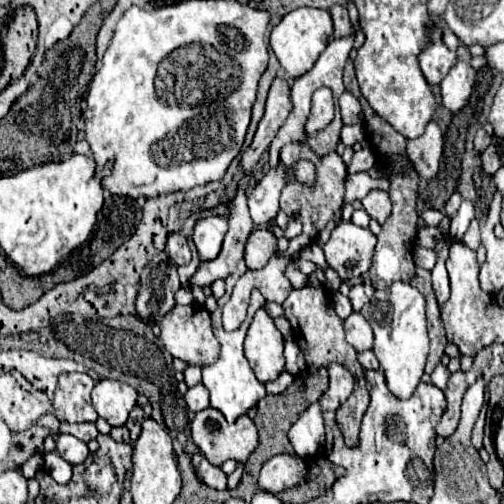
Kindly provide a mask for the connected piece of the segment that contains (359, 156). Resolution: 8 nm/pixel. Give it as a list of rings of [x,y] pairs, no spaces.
[[[363,148],[359,152],[355,152],[353,160],[349,162],[349,174],[355,174],[355,172],[367,172],[369,168],[375,166],[375,154],[369,150],[369,148]]]

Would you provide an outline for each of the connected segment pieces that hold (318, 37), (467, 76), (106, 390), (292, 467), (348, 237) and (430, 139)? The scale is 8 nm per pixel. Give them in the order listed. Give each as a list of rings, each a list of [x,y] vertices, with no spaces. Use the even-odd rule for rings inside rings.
[[[297,8],[283,16],[283,20],[271,30],[271,48],[287,72],[289,80],[295,80],[309,72],[317,62],[319,54],[325,50],[329,38],[333,36],[333,20],[327,10],[319,8]]]
[[[461,44],[457,48],[455,66],[441,82],[443,106],[451,112],[459,112],[467,104],[473,84],[475,84],[475,70],[471,66],[471,54],[469,54],[469,48]]]
[[[99,380],[91,392],[91,404],[111,426],[123,426],[137,404],[137,390],[125,382]]]
[[[277,454],[263,464],[259,474],[259,488],[279,494],[309,480],[307,464],[297,454]]]
[[[343,222],[331,232],[329,242],[323,246],[327,264],[345,280],[361,276],[369,270],[377,238],[351,222]]]
[[[429,122],[423,136],[407,140],[407,154],[415,170],[421,174],[421,180],[428,182],[439,171],[443,157],[445,138],[437,122]]]

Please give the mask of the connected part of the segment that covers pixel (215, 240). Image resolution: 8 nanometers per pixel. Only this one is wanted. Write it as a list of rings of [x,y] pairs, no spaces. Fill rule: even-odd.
[[[219,216],[197,222],[193,230],[193,242],[195,242],[201,262],[209,262],[219,256],[225,232],[227,232],[227,222]]]

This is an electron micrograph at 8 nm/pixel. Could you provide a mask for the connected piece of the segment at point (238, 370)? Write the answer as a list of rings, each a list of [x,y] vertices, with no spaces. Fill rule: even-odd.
[[[241,260],[241,264],[237,266],[237,272],[225,280],[225,282],[227,282],[227,292],[225,292],[225,296],[219,300],[217,310],[211,312],[211,326],[213,326],[213,332],[215,332],[215,336],[217,336],[219,344],[221,344],[221,352],[219,352],[219,358],[217,358],[215,364],[203,368],[203,384],[205,384],[205,388],[207,388],[209,394],[211,394],[211,406],[217,408],[217,410],[227,418],[227,422],[235,422],[239,416],[247,414],[247,410],[255,408],[257,402],[267,394],[267,392],[265,392],[265,386],[255,378],[255,372],[251,370],[251,366],[249,366],[249,362],[247,362],[247,358],[245,358],[245,354],[243,354],[243,338],[245,338],[245,334],[247,334],[247,328],[249,328],[249,324],[251,324],[251,318],[253,318],[253,314],[255,314],[259,308],[265,306],[265,298],[261,296],[261,292],[257,292],[257,290],[251,292],[251,302],[249,302],[247,318],[245,318],[245,322],[243,322],[237,330],[225,332],[223,326],[221,326],[221,308],[223,308],[223,304],[229,300],[231,290],[233,290],[233,286],[235,286],[237,278],[243,276],[245,272],[247,272],[247,266],[245,266],[245,262]]]

